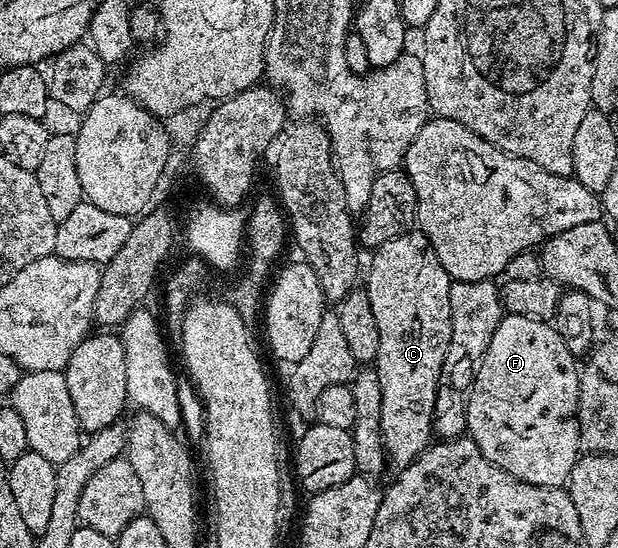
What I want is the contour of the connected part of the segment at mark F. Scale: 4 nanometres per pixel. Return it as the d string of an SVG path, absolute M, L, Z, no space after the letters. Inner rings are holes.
M504 314L502 321L493 333L493 341L489 341L489 349L481 357L475 369L475 380L471 386L471 394L467 397L467 430L466 434L481 449L481 453L493 465L497 465L505 473L525 481L529 485L542 487L563 487L571 475L573 465L579 459L581 448L579 445L579 372L576 356L569 353L565 341L554 329L550 322L542 319L530 319L520 315Z

